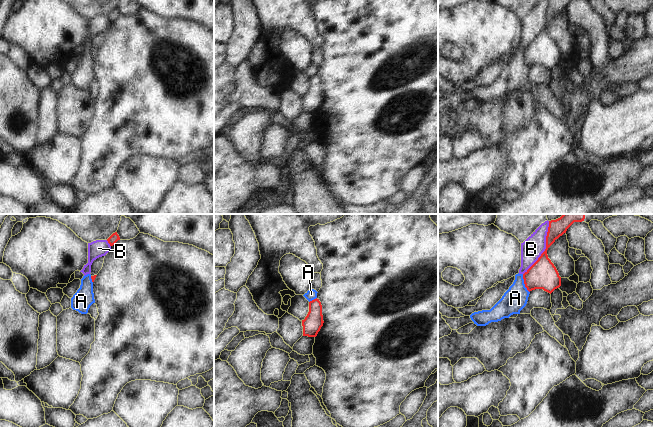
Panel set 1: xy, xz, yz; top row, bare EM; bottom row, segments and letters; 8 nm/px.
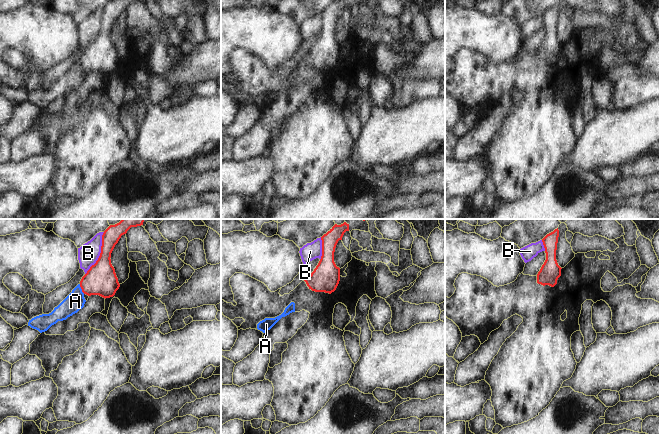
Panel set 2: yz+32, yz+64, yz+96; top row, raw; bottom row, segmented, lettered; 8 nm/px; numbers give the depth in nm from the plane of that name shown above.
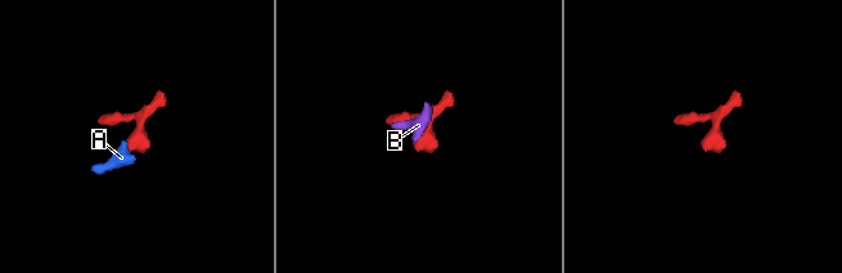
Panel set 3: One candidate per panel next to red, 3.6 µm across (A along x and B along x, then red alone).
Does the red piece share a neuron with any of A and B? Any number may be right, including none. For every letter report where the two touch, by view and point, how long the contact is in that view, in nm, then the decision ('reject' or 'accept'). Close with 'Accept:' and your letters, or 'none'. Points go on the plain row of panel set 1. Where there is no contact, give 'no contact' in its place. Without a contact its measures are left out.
A: yz (524, 59) | 160 nm | reject
B: yz (545, 25) | 460 nm | reject
Accept: none

